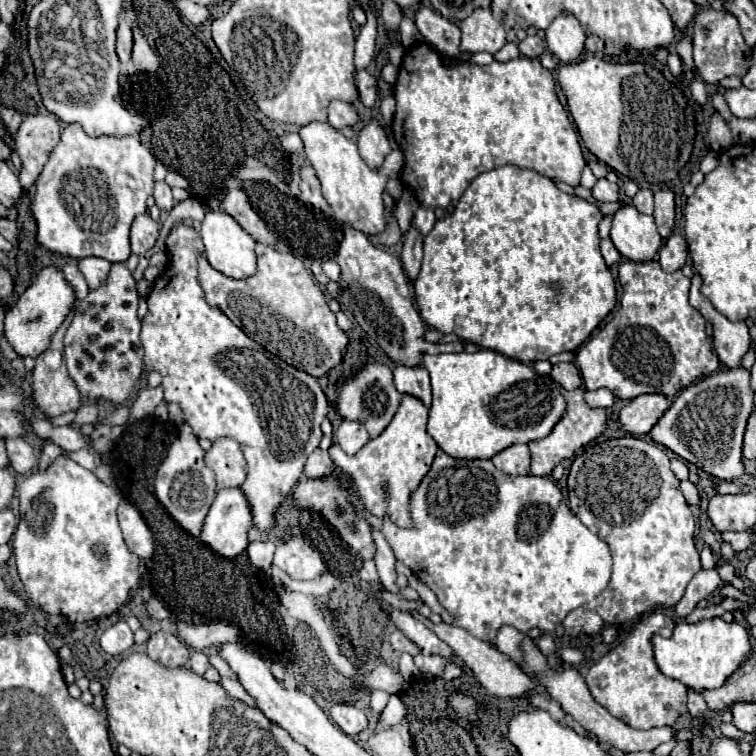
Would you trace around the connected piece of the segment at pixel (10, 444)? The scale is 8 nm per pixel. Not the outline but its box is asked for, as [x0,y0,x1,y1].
[6,438,38,474]

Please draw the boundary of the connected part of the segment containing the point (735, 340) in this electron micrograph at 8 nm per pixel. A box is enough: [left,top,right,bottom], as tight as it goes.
[690,272,750,370]

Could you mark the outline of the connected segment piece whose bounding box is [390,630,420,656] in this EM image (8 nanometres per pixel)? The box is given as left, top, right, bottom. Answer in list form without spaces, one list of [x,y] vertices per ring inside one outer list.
[[[394,630],[392,632],[390,644],[392,644],[394,650],[398,650],[398,652],[410,652],[412,656],[416,656],[420,652],[420,648],[412,640],[408,640],[404,634],[400,634],[400,630]]]

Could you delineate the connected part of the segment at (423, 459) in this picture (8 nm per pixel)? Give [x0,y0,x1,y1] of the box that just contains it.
[328,394,438,528]

